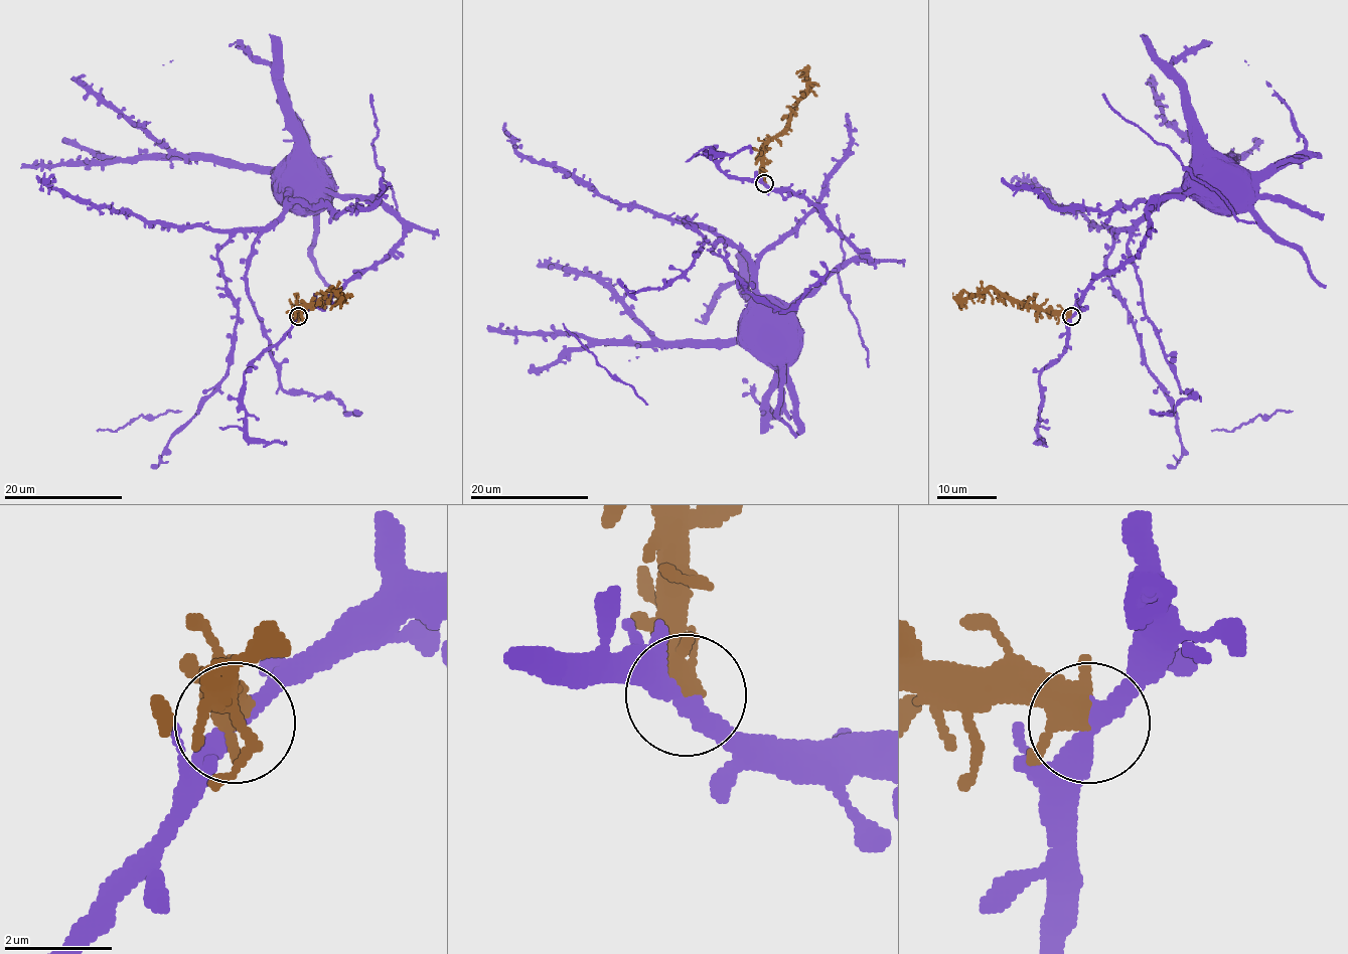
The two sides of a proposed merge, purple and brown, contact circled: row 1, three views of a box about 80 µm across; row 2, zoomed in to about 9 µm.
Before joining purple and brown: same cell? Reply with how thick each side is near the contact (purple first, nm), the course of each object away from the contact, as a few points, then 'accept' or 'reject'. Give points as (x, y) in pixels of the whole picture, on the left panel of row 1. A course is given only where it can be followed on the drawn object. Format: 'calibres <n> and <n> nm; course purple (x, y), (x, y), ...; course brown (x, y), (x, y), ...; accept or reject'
calibres 360 and 420 nm; course purple (298, 317), (375, 268), (403, 236), (403, 224), (375, 202), (322, 192), (282, 199), (279, 184); course brown (298, 317), (298, 309), (315, 305), (331, 289), (335, 289), (340, 299), (329, 309); reject

